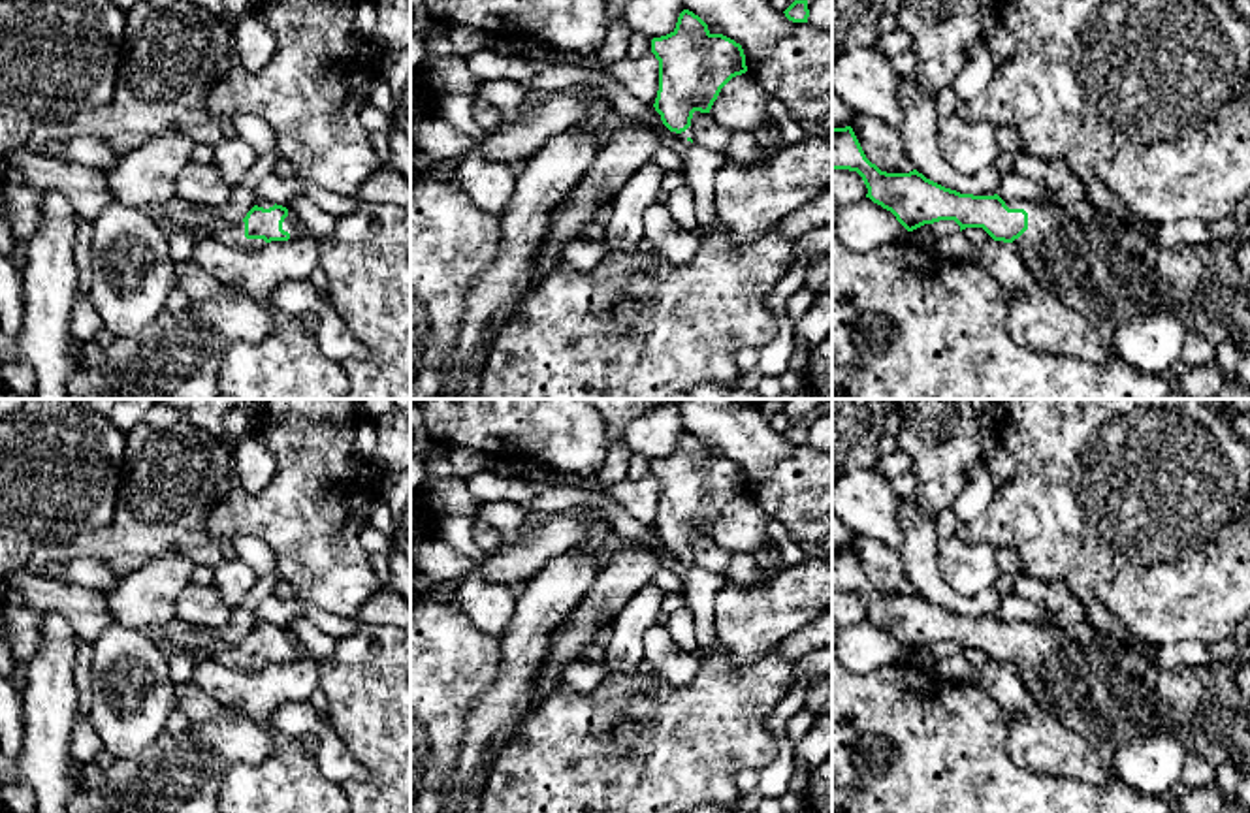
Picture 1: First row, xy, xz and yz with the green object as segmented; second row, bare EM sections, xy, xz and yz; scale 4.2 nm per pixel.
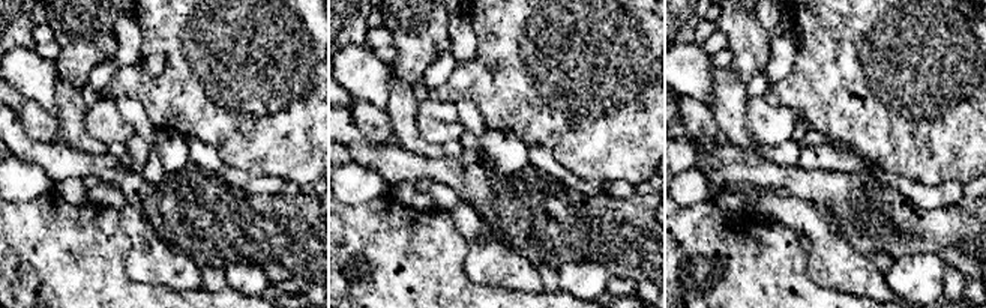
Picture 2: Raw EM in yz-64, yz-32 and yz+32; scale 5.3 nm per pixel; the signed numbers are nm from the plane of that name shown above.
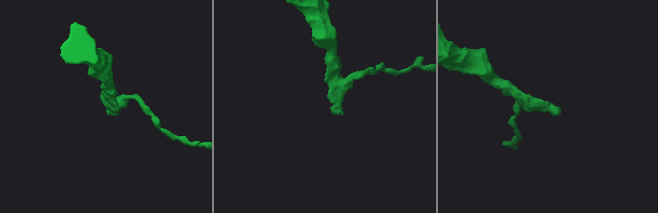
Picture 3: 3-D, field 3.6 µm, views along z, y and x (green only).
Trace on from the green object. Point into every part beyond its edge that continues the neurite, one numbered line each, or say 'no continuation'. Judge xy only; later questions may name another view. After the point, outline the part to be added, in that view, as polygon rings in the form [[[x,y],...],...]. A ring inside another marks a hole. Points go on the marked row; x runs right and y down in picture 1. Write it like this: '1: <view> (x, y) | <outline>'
1: xy (213, 226) | [[[207,213],[205,220],[201,222],[203,235],[232,247],[241,247],[247,250],[258,250],[265,245],[264,239],[247,239],[245,237],[245,222],[230,222],[216,213]]]

